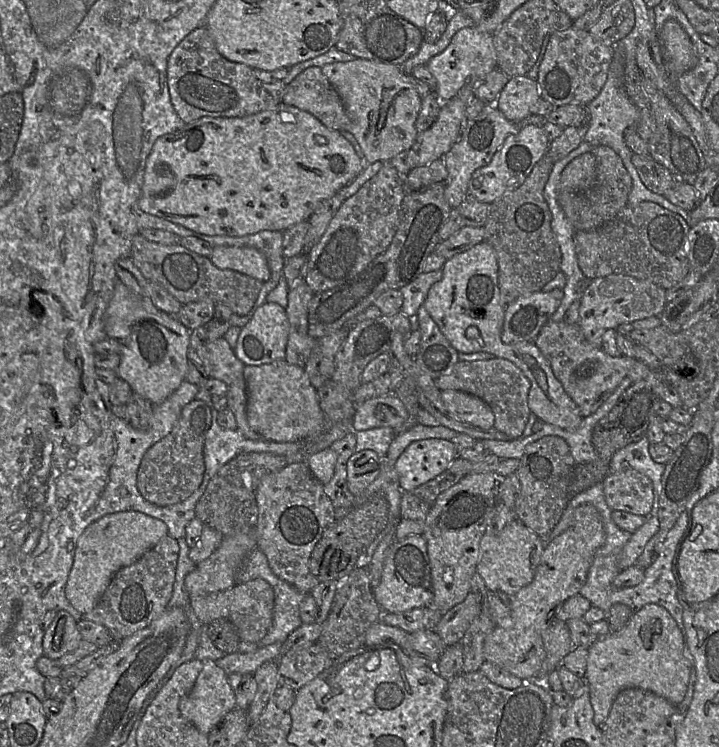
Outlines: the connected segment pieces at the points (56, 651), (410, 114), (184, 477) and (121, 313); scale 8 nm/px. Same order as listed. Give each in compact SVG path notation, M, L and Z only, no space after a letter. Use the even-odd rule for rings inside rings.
M58 611L50 626L44 631L43 656L57 660L74 650L81 640L77 621L67 611Z
M356 58L348 62L326 64L322 72L339 94L347 119L347 131L352 133L361 146L367 163L388 162L399 153L413 148L416 144L416 120L421 110L421 98L409 83L402 67L378 61Z
M202 400L186 404L172 431L144 454L137 472L137 488L142 497L157 506L169 506L187 499L202 483L204 441L212 421L211 407Z
M120 280L104 312L104 330L119 347L120 364L115 370L118 377L153 405L165 401L185 380L190 330L175 316L160 311L151 298L142 298Z

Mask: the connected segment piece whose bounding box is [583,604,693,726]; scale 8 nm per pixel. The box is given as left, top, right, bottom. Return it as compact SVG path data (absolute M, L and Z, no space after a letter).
M657 604L645 605L632 614L623 629L599 636L588 648L583 679L589 686L594 724L600 726L606 720L615 698L627 688L653 692L678 706L687 692L692 667L684 634L670 613Z

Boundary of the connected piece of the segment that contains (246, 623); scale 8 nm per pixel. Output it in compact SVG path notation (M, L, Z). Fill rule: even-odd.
M261 578L235 584L223 591L196 596L189 595L189 602L202 624L209 625L220 618L227 619L235 626L241 641L259 642L267 634L272 624L274 591L271 585Z

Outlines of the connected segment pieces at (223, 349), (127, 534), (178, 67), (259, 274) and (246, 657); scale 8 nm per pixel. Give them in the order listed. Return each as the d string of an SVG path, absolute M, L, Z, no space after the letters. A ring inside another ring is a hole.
M224 337L218 338L195 350L198 361L210 378L216 378L227 385L227 407L233 412L237 430L251 440L263 439L247 421L247 389L244 379L245 364L235 355Z
M139 511L110 513L91 523L77 540L73 566L65 585L66 598L80 614L90 612L114 574L136 562L166 535L168 528L163 521Z
M206 26L192 31L172 51L167 81L171 103L185 123L202 117L246 117L270 110L283 103L287 89L282 80L262 82L249 66L223 57Z
M215 246L210 259L220 269L235 270L262 282L271 276L265 255L253 247Z
M273 643L245 653L236 651L225 654L215 662L227 675L231 673L253 675L263 663L278 660L281 645L282 643Z

